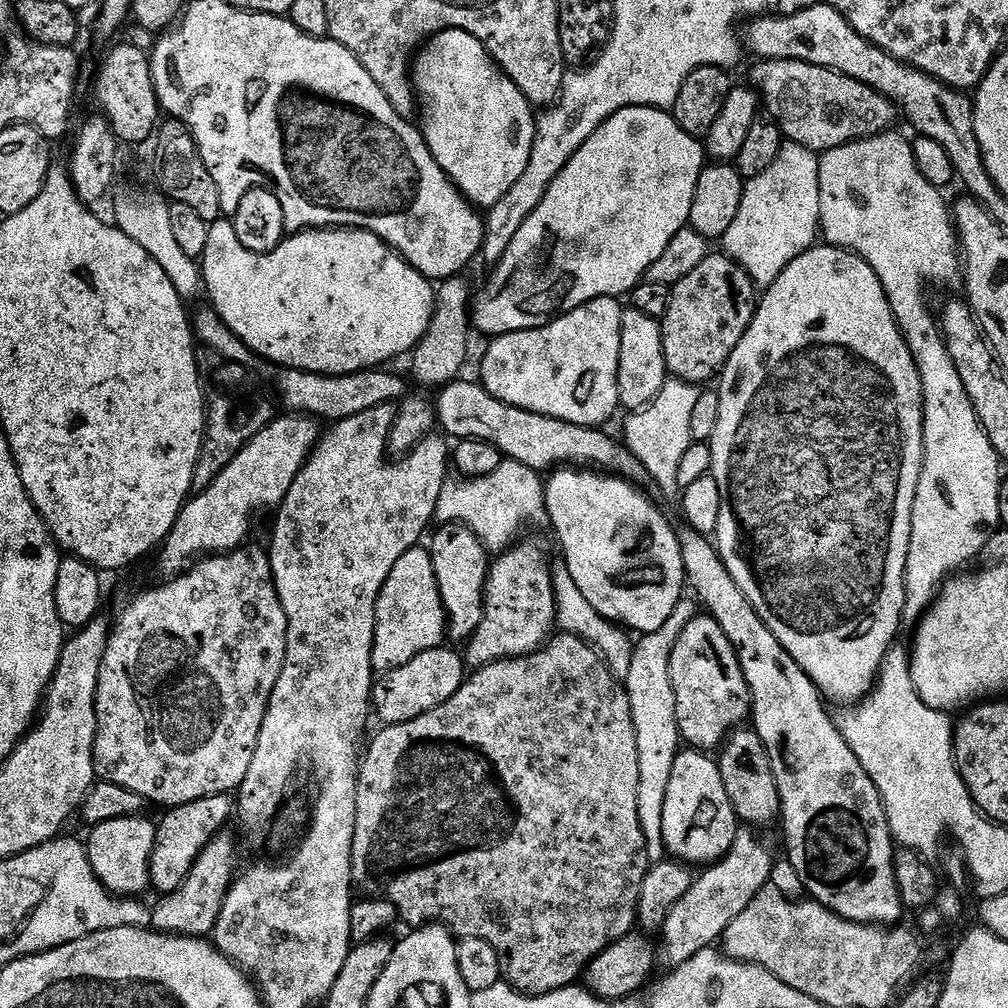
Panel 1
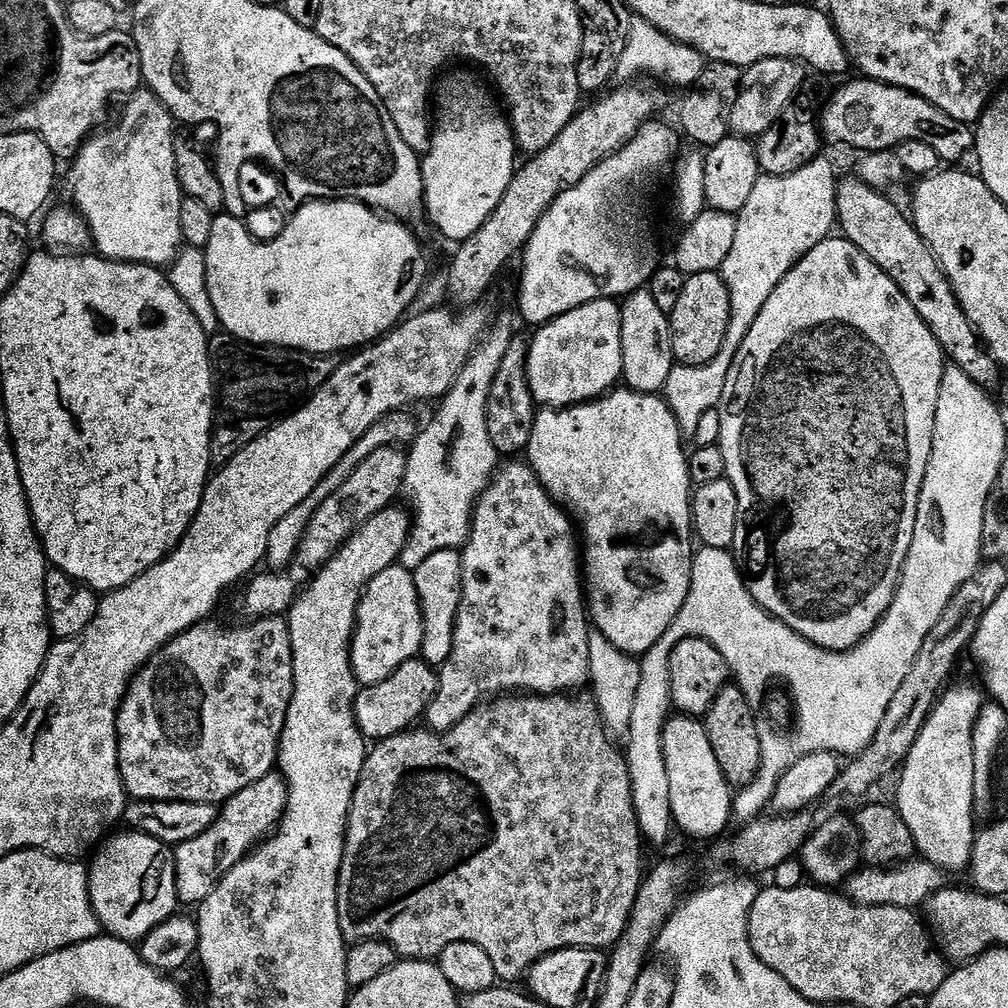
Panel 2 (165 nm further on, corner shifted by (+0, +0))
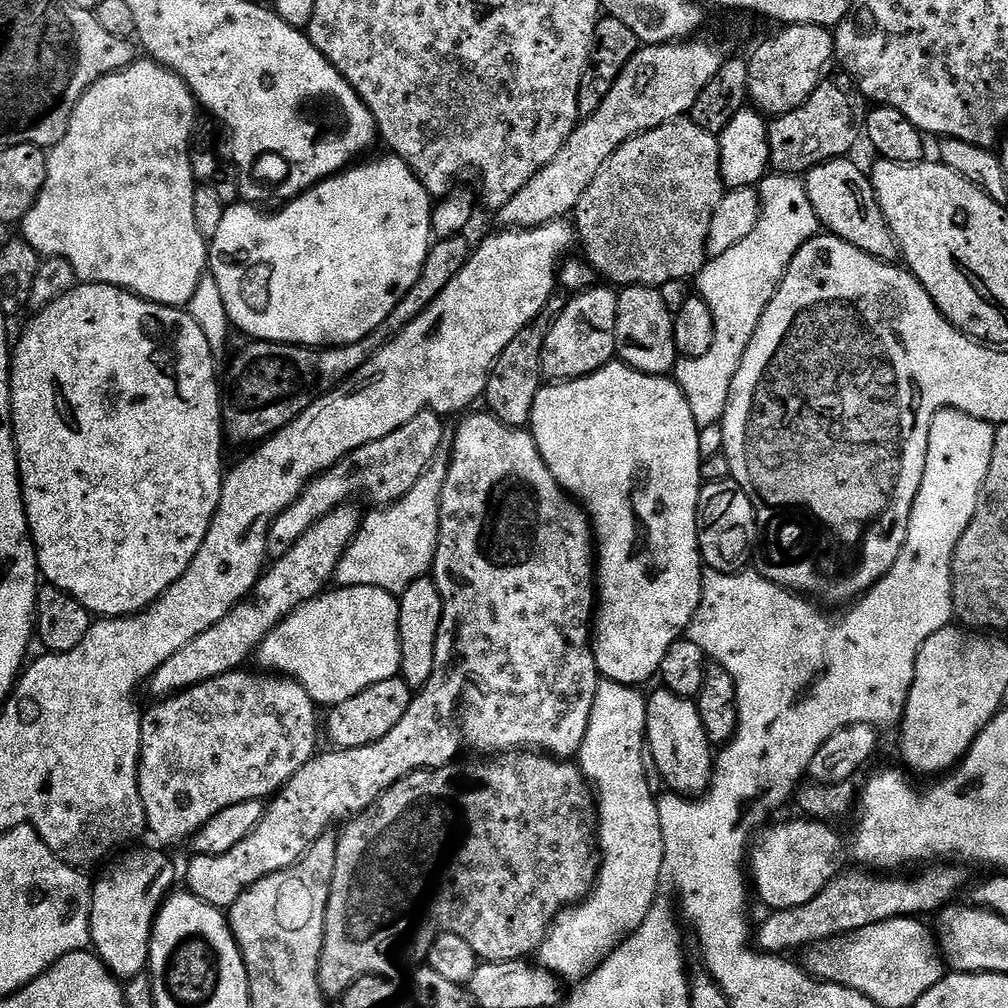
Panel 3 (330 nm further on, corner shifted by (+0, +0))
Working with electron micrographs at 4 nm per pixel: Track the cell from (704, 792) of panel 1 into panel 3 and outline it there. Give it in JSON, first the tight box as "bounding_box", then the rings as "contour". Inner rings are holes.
{"bounding_box":[647,686,713,798],"contour":[[[663,686],[657,688],[657,692],[653,696],[647,697],[647,751],[651,752],[653,756],[658,770],[661,772],[663,783],[673,793],[695,798],[707,792],[712,783],[713,745],[708,743],[708,735],[696,709],[695,699],[669,692]]]}

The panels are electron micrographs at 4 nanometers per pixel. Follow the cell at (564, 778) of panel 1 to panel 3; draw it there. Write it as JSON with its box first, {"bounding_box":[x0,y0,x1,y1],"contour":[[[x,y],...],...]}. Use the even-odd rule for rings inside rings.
{"bounding_box":[316,750,602,998],"contour":[[[517,750],[496,754],[491,758],[476,758],[473,764],[453,762],[445,768],[423,768],[420,772],[412,772],[387,788],[366,811],[351,817],[343,828],[344,833],[339,833],[336,842],[334,878],[326,906],[324,941],[316,975],[320,989],[328,998],[339,998],[352,983],[363,976],[396,978],[399,977],[399,972],[407,973],[417,962],[427,961],[432,941],[443,932],[466,938],[476,957],[484,962],[510,962],[531,957],[531,952],[532,955],[539,953],[557,914],[591,894],[602,863],[598,851],[598,800],[589,781],[585,780],[583,772],[575,763],[536,750]]]}

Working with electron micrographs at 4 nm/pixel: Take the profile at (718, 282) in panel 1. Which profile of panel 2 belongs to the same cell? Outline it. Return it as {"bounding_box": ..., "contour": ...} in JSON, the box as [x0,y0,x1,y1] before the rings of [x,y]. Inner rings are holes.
{"bounding_box":[671,272,730,366],"contour":[[[707,272],[706,274],[694,274],[688,277],[686,286],[682,289],[682,295],[678,306],[674,306],[671,314],[672,322],[672,358],[676,364],[686,366],[702,366],[722,350],[722,342],[726,342],[726,330],[730,326],[730,294],[726,290],[726,282],[719,272]]]}

